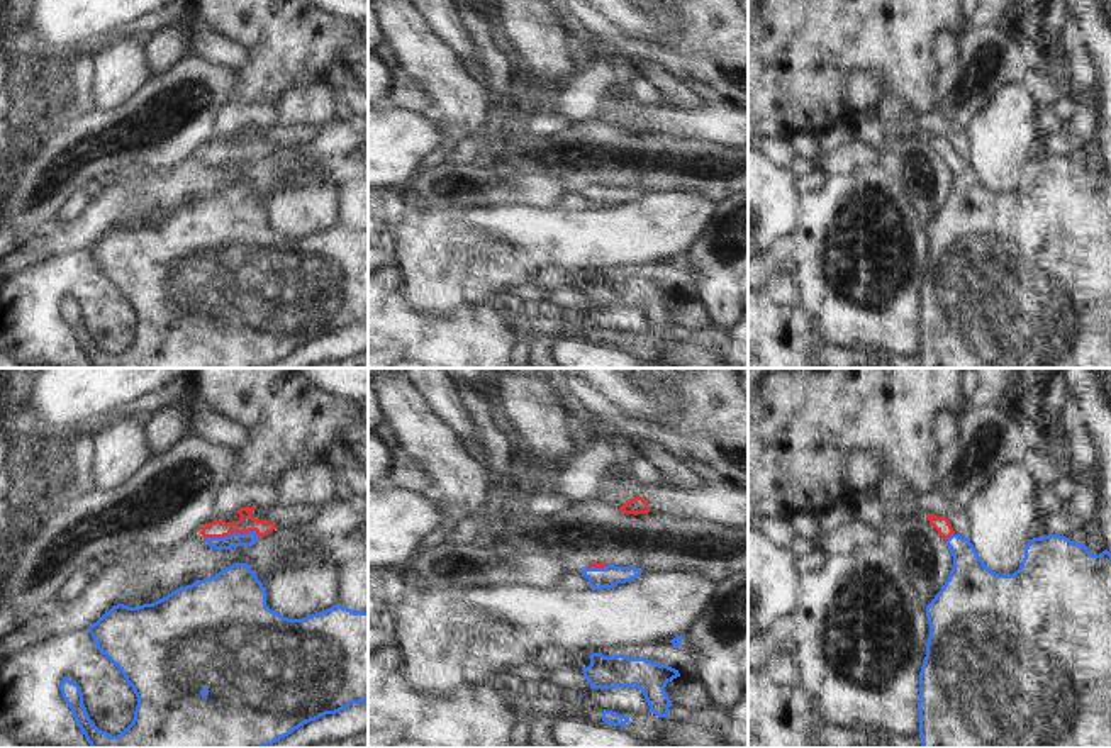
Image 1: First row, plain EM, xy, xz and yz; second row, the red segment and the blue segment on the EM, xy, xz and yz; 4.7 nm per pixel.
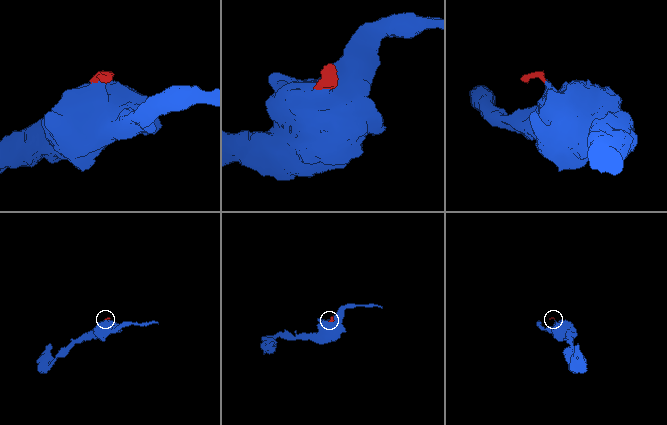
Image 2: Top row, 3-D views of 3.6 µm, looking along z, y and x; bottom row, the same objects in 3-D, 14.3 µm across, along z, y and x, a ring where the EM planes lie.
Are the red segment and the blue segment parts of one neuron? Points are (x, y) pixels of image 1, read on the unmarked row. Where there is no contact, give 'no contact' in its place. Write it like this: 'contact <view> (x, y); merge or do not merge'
contact xy (231, 153); merge

